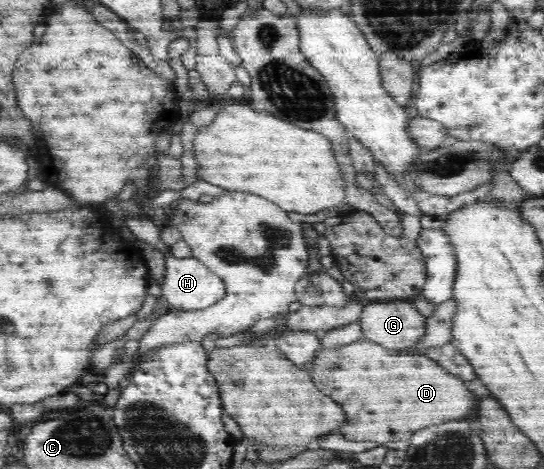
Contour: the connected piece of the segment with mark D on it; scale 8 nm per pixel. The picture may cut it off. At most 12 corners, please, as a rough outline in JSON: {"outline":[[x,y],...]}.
{"outline":[[319,348],[351,442],[409,441],[479,397],[425,353]]}

